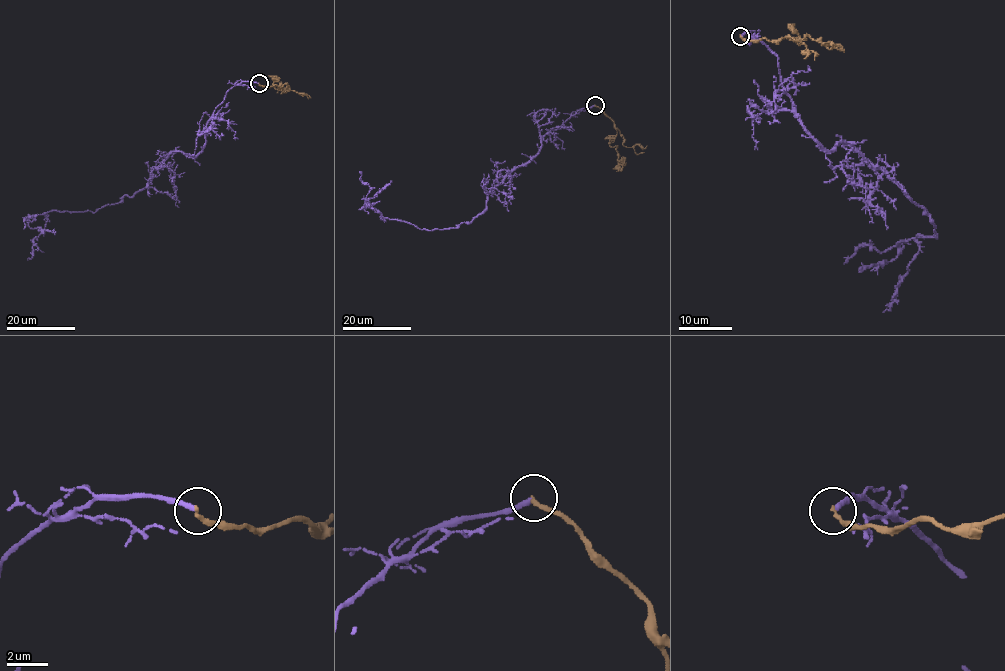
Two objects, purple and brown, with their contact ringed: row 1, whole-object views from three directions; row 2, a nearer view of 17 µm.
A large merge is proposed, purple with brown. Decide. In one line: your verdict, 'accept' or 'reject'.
reject

